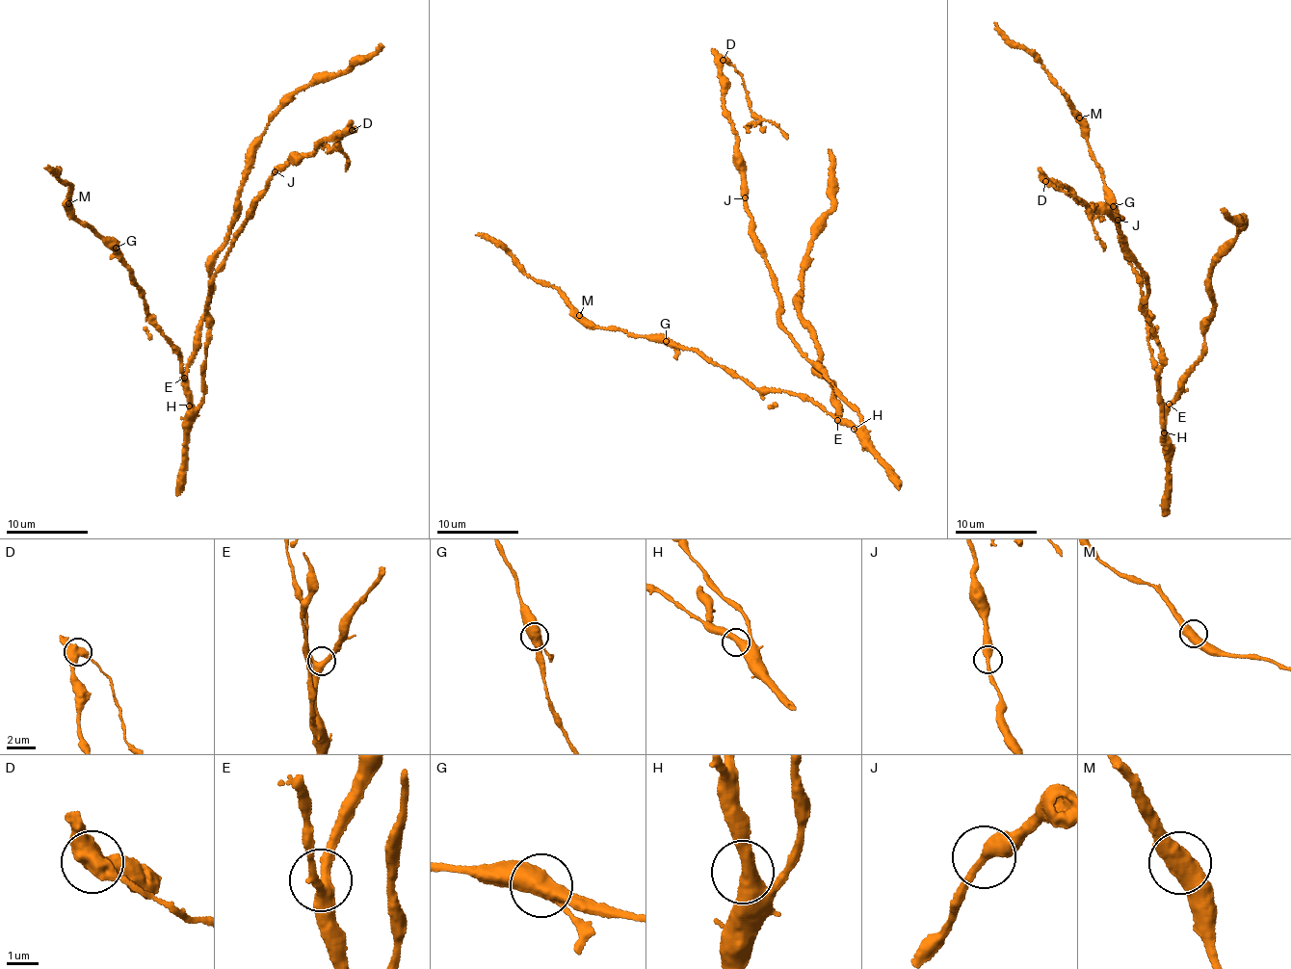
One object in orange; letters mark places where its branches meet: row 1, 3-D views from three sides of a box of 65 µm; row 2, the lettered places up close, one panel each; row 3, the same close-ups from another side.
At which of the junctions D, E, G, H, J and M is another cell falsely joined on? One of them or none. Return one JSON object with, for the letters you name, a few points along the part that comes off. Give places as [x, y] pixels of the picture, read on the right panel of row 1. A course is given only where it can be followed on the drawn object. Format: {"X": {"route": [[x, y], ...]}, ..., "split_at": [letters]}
{"D": {"route": [[1045, 180], [1085, 202], [1103, 250]]}, "split_at": ["D"]}

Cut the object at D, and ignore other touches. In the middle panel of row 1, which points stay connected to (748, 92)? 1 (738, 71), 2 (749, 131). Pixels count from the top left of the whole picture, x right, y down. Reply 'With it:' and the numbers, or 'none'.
With it: 1, 2

